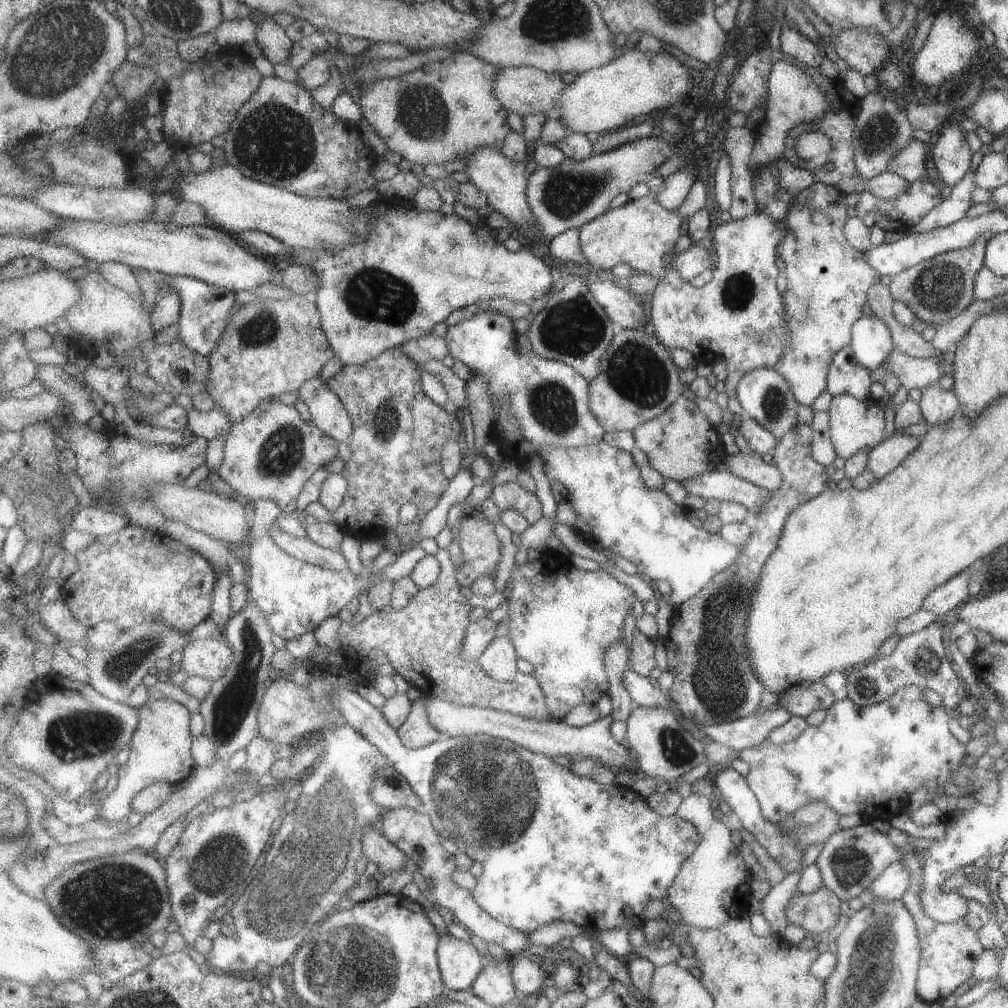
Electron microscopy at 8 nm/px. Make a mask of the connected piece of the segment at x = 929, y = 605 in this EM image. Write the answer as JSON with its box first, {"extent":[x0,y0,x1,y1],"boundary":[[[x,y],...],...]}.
{"extent":[921,568,972,617],"boundary":[[[967,568],[948,578],[925,597],[921,609],[932,610],[937,617],[944,616],[948,610],[968,599],[968,580],[971,575],[972,570]]]}

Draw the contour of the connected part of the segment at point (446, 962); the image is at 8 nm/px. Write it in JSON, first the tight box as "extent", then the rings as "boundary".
{"extent":[438,932,486,990],"boundary":[[[445,932],[441,937],[438,958],[441,974],[447,990],[467,990],[480,976],[486,958],[473,946],[471,941],[463,941]]]}

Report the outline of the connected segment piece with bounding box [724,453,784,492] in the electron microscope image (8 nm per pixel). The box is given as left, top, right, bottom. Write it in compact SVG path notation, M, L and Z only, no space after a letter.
M724 455L729 471L750 483L774 492L783 484L783 477L777 465L766 463L757 456Z

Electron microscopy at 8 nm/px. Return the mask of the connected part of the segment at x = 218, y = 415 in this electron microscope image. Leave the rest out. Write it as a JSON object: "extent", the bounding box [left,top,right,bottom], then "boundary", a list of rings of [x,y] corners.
{"extent":[186,408,233,440],"boundary":[[[191,408],[187,411],[186,416],[186,428],[194,435],[209,440],[227,437],[233,426],[228,414],[215,408],[203,413]]]}

